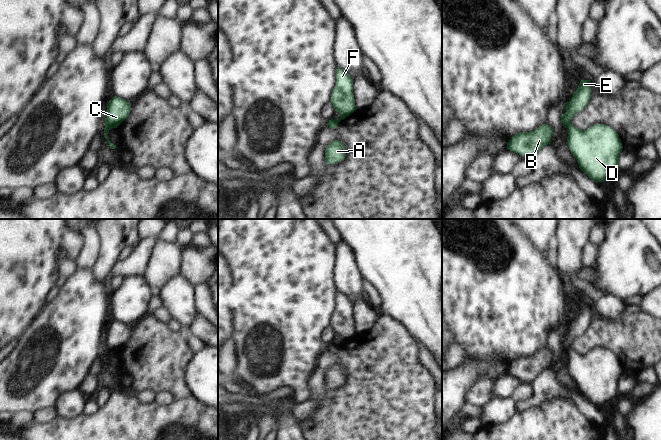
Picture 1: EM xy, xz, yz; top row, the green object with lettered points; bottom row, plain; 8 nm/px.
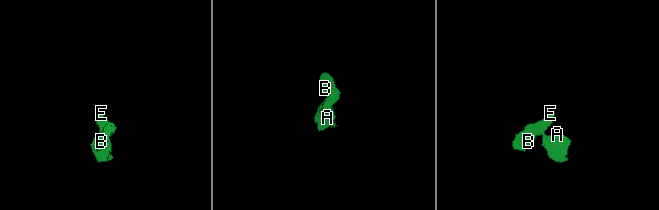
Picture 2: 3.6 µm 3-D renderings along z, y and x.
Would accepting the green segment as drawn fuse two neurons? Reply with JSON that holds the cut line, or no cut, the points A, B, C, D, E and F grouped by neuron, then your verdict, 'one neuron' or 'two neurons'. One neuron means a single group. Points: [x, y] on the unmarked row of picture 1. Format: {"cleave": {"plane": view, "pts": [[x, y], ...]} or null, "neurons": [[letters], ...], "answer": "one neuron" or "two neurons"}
{"cleave": {"plane": "xz", "pts": [[331, 343], [338, 346]]}, "neurons": [["A", "D"], ["B", "C", "E", "F"]], "answer": "two neurons"}

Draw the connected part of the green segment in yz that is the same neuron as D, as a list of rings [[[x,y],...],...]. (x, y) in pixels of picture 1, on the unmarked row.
[[[570,348],[567,356],[569,374],[590,403],[596,407],[604,406],[615,397],[623,373],[615,354],[604,348],[595,348],[582,355]]]

